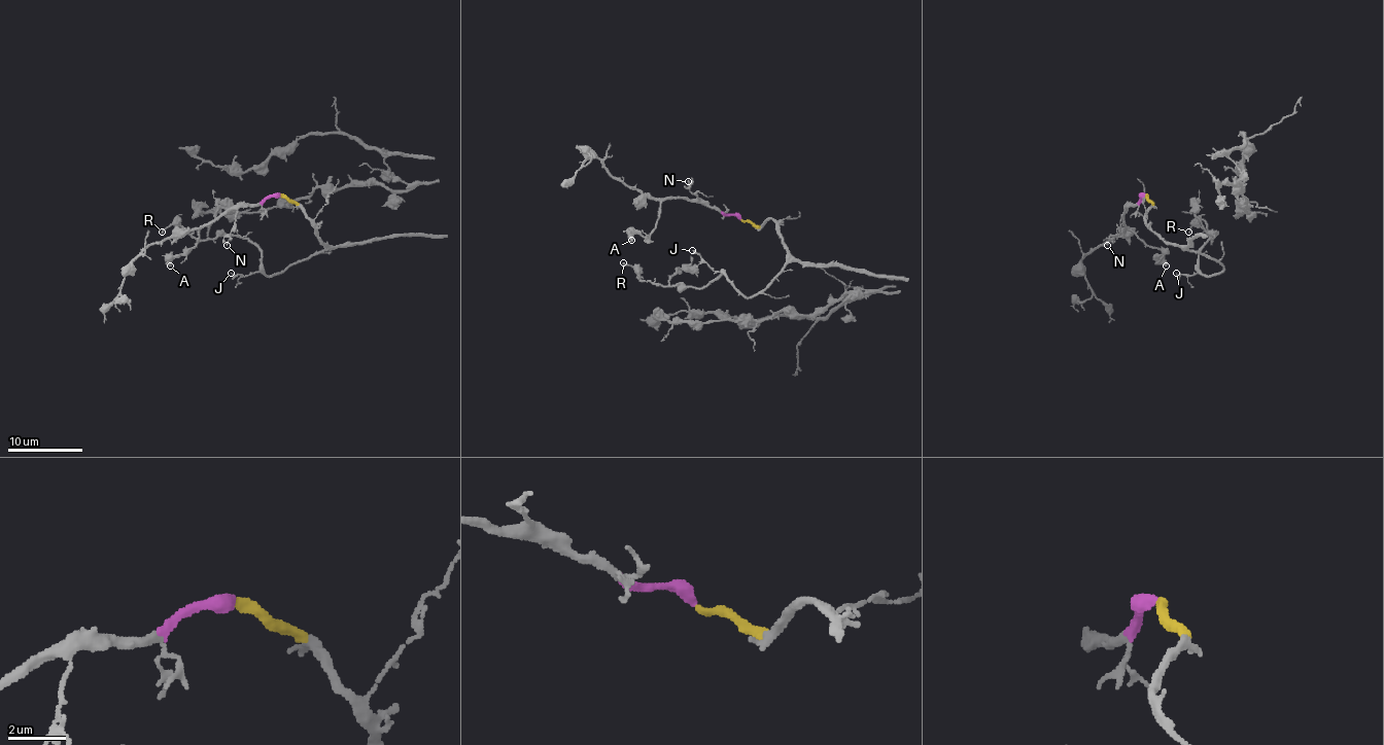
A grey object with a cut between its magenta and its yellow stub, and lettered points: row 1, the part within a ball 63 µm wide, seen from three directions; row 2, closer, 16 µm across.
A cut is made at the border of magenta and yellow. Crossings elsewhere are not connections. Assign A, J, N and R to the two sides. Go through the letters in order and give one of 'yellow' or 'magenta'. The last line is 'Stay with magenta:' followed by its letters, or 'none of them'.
A: magenta
J: yellow
N: magenta
R: yellow
Stay with magenta: A, N

